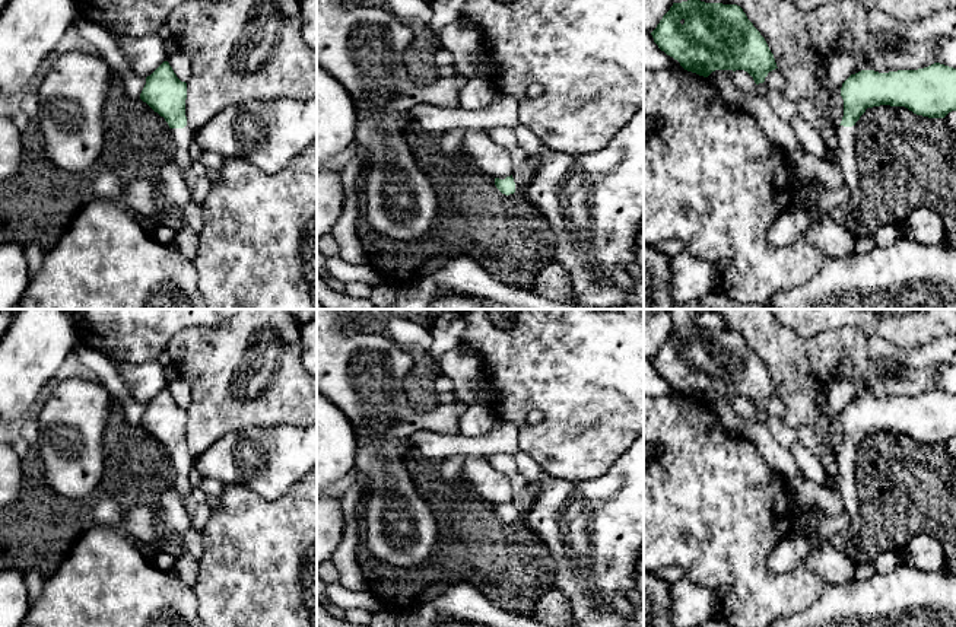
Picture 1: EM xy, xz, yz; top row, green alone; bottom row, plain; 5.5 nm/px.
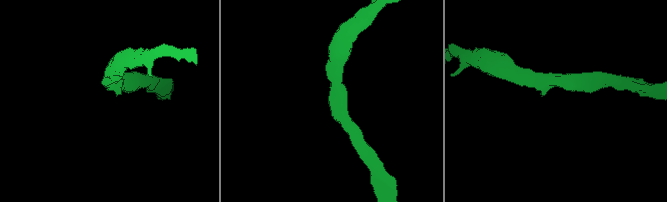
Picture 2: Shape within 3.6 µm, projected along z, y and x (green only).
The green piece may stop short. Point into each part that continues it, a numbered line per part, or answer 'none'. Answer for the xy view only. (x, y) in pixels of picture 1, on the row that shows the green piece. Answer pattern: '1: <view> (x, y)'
1: xy (183, 137)

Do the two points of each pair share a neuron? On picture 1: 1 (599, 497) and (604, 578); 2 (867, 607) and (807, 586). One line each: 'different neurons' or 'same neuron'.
1: same neuron
2: different neurons

